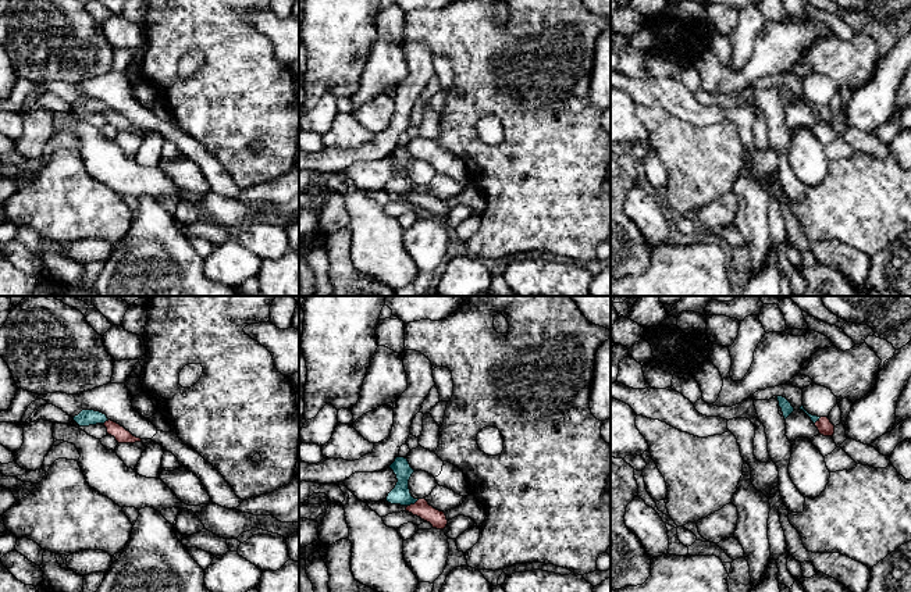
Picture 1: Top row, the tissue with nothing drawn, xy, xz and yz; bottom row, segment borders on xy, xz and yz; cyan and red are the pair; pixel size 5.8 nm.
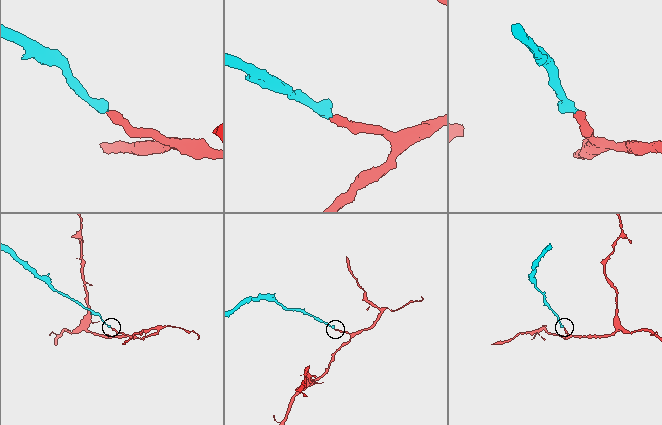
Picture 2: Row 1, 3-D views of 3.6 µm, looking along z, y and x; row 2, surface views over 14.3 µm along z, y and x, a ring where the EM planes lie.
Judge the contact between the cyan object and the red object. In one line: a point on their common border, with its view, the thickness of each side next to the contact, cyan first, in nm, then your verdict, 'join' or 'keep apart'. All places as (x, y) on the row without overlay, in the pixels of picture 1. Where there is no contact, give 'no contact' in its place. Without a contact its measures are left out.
meets cyan in xz at (413, 192); 110 nm thick on the cyan side, 100 nm on the other; join

